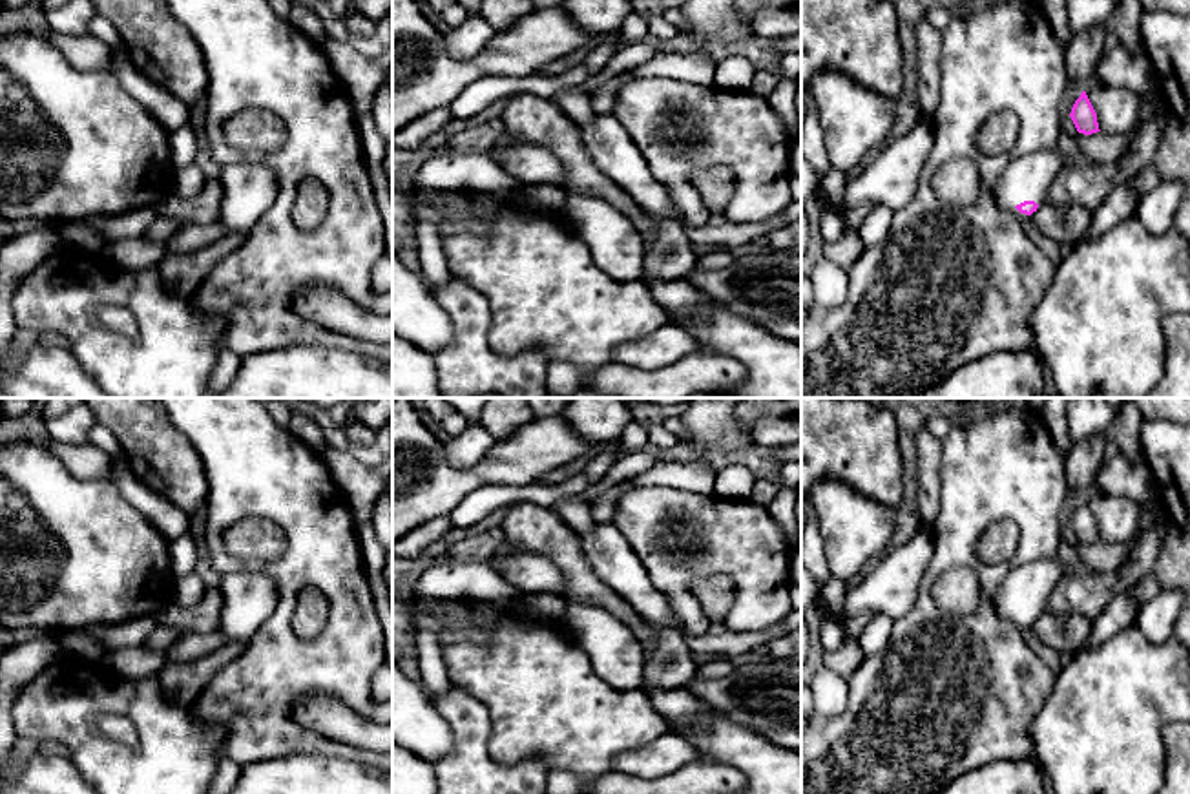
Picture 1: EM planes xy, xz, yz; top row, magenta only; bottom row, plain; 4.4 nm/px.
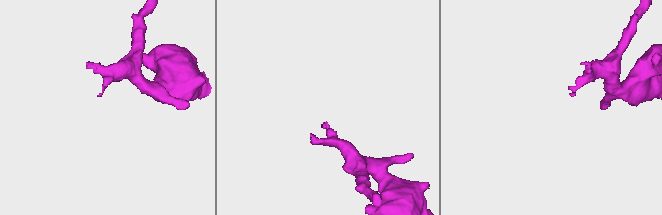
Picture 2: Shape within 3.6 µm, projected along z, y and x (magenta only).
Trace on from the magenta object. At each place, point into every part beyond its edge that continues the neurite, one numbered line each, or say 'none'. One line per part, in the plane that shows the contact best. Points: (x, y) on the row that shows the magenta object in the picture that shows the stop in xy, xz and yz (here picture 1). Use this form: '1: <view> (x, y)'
1: yz (1028, 177)

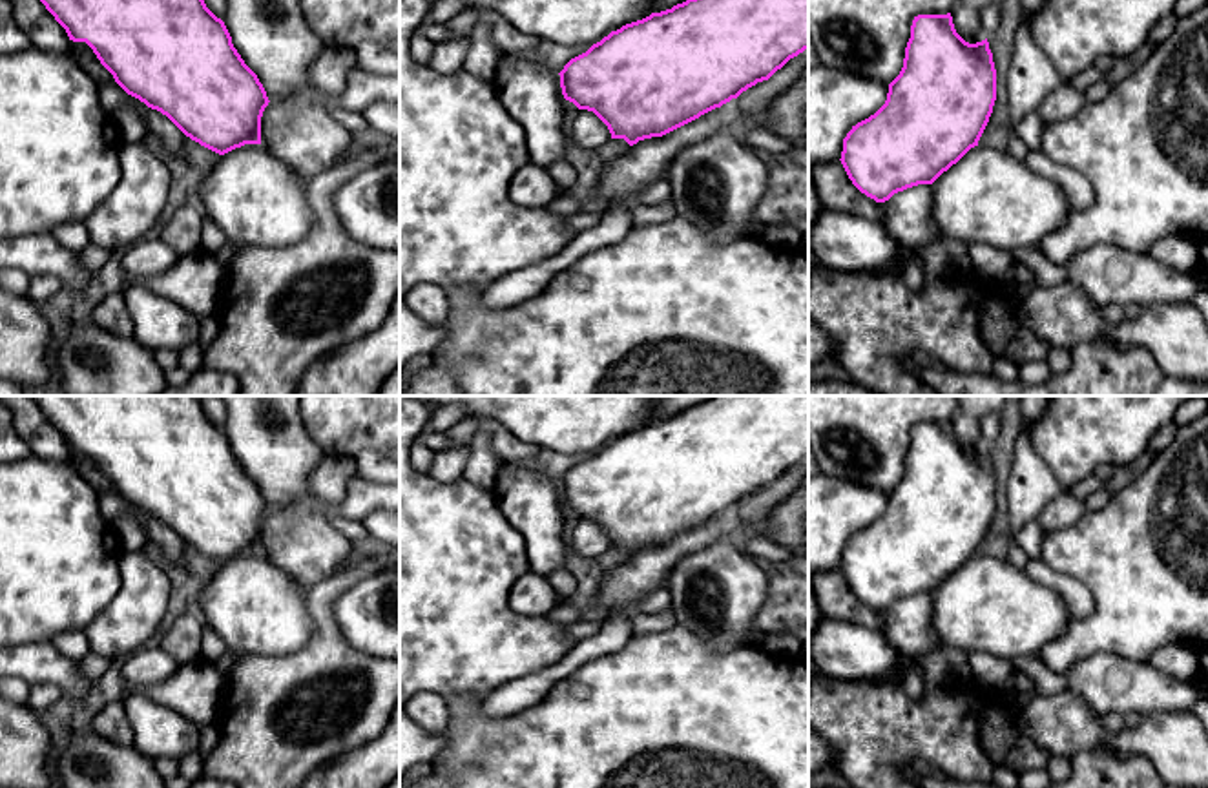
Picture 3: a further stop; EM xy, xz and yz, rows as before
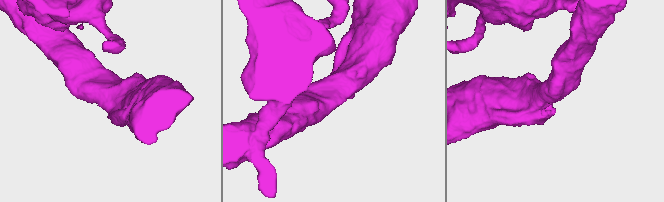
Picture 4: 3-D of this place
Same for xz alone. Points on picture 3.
1: xz (648, 161)

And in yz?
1: yz (988, 196)

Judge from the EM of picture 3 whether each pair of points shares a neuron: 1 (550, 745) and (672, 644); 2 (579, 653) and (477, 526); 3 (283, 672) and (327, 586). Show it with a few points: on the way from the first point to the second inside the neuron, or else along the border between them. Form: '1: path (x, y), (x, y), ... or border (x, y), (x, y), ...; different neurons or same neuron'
1: path (581, 736), (641, 675); same neuron
2: border (575, 644), (561, 659), (537, 670); different neurons
3: path (307, 655), (322, 641), (322, 610); same neuron

